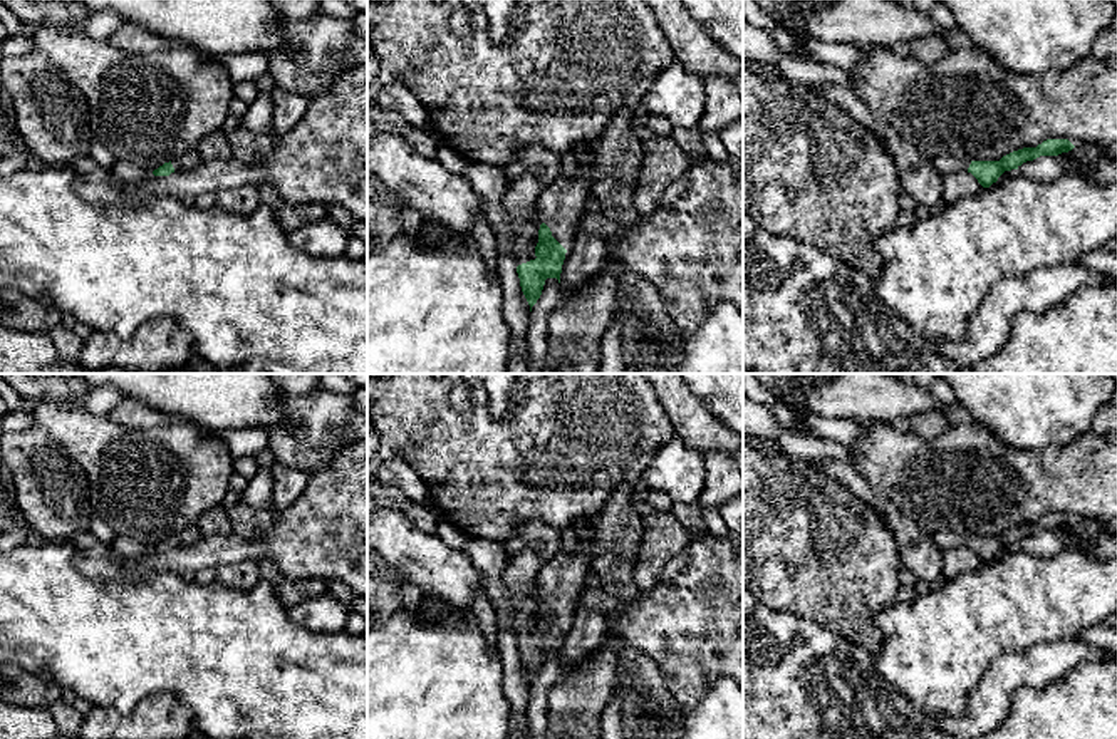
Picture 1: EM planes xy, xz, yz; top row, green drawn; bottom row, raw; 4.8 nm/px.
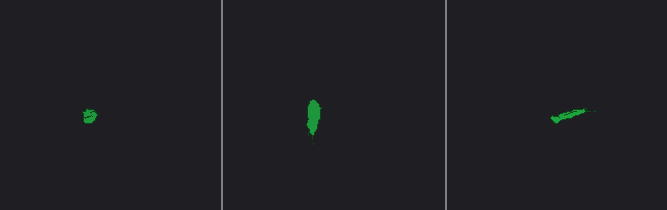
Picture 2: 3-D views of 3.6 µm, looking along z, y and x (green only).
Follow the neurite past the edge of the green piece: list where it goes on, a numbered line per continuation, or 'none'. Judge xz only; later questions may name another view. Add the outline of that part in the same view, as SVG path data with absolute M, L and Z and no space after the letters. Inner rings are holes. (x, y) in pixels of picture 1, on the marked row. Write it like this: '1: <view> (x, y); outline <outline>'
1: xz (561, 205); outline M579 144L572 154L577 161L577 174L567 176L560 173L538 199L540 221L550 228L552 236L565 250L572 245L580 214L589 209L589 196L594 186L587 178L594 166L592 151Z

